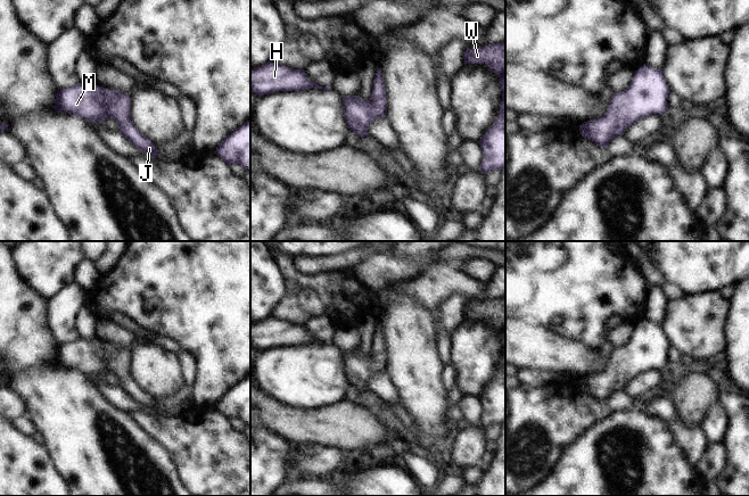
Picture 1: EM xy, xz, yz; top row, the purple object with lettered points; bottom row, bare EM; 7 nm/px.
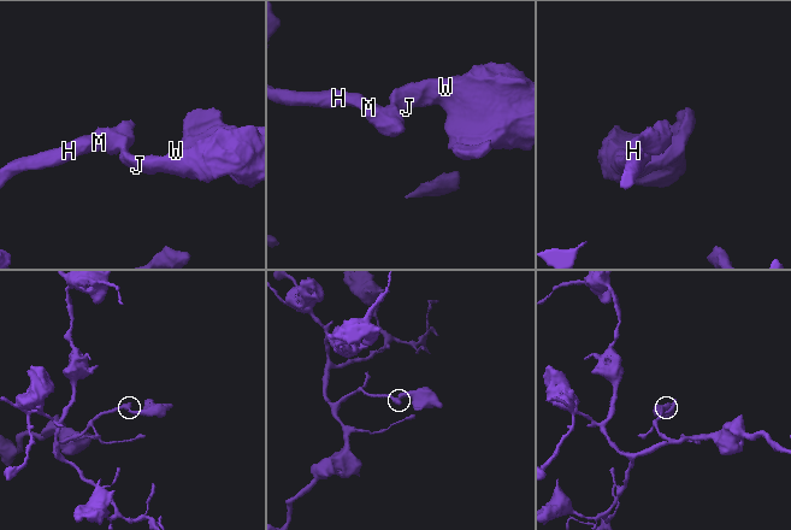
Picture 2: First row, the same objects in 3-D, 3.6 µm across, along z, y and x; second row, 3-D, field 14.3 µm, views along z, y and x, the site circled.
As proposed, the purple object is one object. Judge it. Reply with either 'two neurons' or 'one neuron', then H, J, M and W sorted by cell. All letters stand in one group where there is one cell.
one neuron; H J M W

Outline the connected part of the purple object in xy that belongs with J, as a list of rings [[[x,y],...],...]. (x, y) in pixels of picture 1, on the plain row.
[[[77,338],[72,342],[57,346],[55,365],[79,371],[88,377],[104,378],[107,372],[112,372],[117,377],[118,388],[131,398],[142,407],[160,412],[156,405],[156,399],[132,379],[129,348]]]

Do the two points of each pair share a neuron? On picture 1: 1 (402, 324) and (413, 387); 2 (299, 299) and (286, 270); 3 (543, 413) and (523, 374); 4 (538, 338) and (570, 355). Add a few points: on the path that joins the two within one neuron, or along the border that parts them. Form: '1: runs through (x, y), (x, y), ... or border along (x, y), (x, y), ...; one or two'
1: runs through (410, 340), (414, 371); one
2: runs through (299, 292), (298, 286), (291, 277); one
3: border along (520, 382), (527, 386), (554, 385); two
4: runs through (546, 346), (554, 354), (562, 355); one

